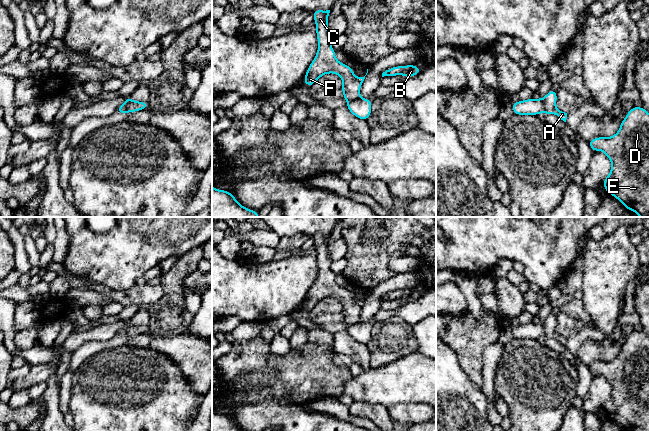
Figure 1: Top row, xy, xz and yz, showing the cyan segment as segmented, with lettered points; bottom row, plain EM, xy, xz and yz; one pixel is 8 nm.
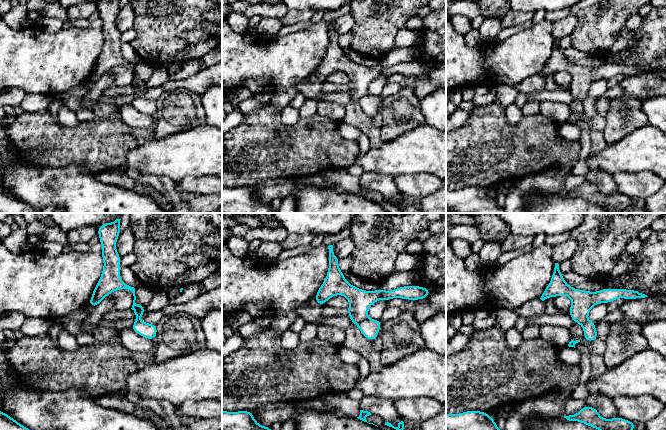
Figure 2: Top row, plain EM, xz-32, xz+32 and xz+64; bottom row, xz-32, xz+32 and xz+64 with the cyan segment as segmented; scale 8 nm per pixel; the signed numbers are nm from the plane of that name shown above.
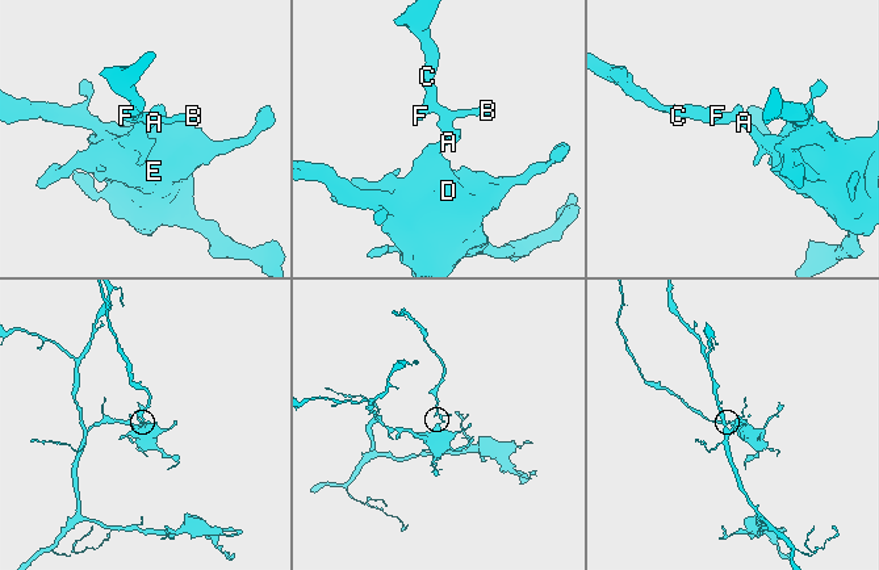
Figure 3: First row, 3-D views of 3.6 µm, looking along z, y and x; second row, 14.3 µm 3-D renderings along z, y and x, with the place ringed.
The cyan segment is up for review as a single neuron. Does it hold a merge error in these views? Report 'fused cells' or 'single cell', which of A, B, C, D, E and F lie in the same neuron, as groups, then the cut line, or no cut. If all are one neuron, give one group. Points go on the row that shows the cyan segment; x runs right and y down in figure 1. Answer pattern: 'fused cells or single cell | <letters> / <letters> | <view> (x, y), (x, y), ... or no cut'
fused cells | A D E / B C F | yz (542, 99), (544, 112)

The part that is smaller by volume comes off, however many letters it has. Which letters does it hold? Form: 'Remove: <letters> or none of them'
Remove: B, C, F

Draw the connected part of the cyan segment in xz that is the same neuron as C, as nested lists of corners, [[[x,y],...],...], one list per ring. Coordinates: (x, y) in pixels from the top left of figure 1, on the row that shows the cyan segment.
[[[315,10],[312,14],[316,24],[317,40],[319,43],[316,56],[307,69],[303,82],[311,87],[322,75],[334,73],[342,78],[343,99],[349,101],[360,98],[360,87],[365,79],[356,77],[350,66],[340,63],[331,47],[332,37],[328,31],[328,16],[330,10]]]

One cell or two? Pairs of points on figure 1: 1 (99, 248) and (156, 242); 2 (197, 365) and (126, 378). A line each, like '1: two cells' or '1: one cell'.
1: one cell
2: two cells

